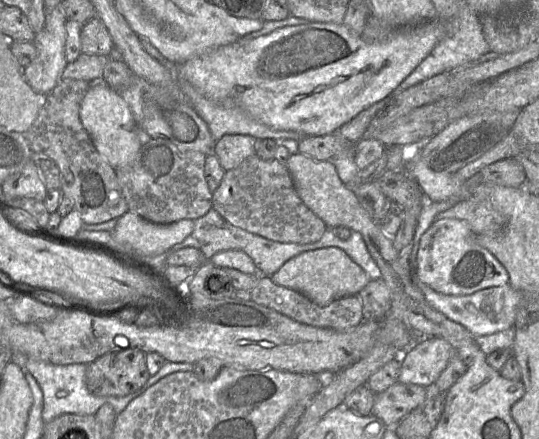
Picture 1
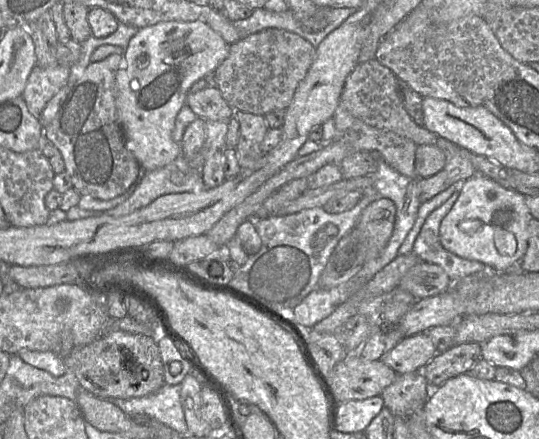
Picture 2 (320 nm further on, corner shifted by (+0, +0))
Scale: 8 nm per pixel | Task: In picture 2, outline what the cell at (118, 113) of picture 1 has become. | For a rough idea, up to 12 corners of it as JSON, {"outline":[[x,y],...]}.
{"outline":[[202,21],[138,30],[116,74],[127,149],[156,170],[192,85],[231,44]]}

